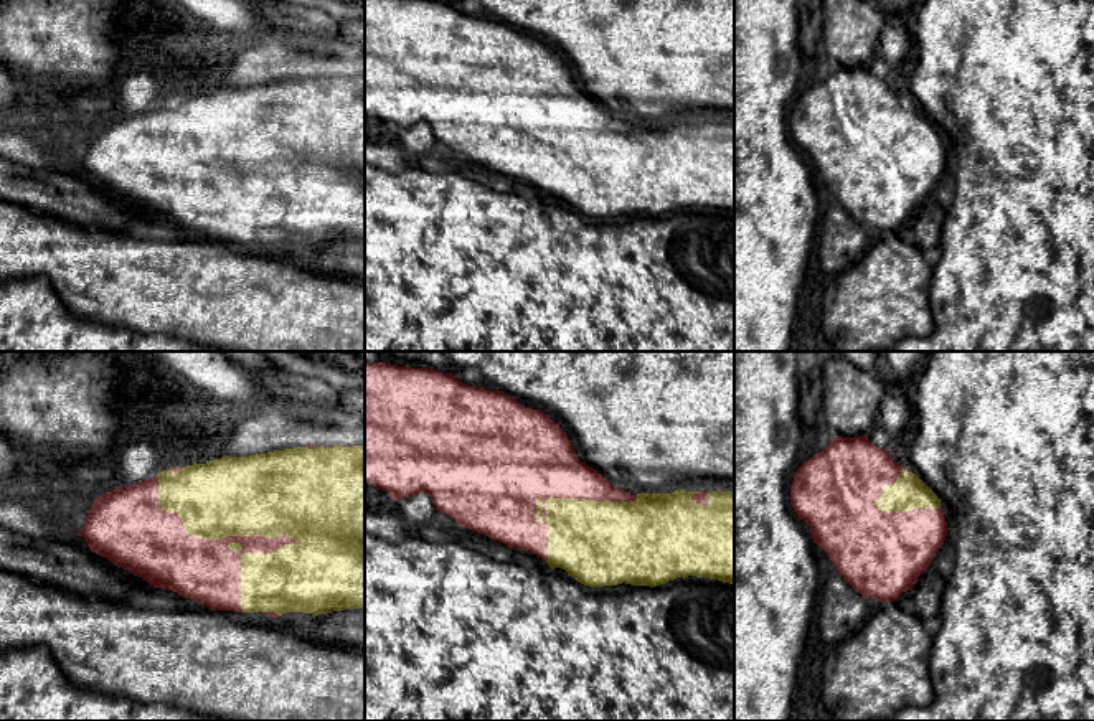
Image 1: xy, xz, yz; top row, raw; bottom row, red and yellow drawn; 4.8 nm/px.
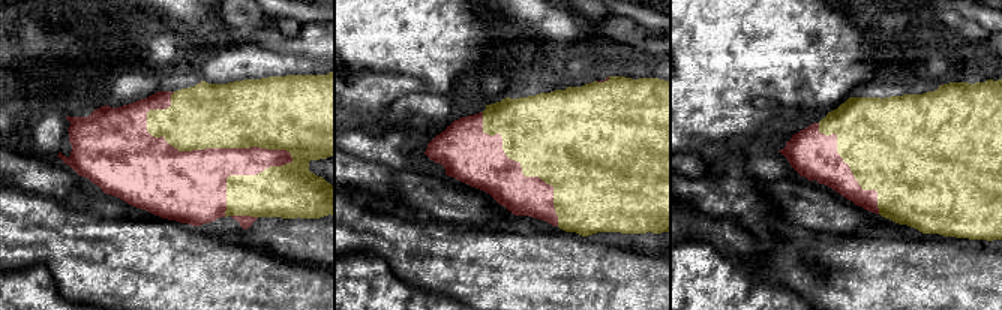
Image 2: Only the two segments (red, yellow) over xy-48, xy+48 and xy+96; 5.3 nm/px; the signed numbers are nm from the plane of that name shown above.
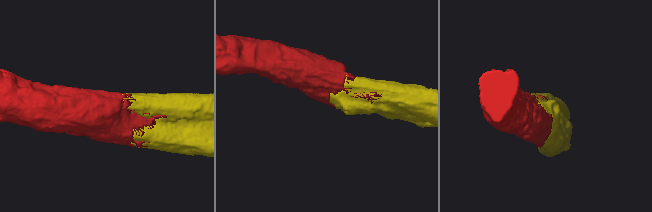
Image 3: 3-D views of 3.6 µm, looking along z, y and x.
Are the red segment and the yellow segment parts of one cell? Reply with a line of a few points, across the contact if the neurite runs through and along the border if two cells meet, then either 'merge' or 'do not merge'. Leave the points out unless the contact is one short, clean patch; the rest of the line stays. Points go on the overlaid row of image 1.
merge

